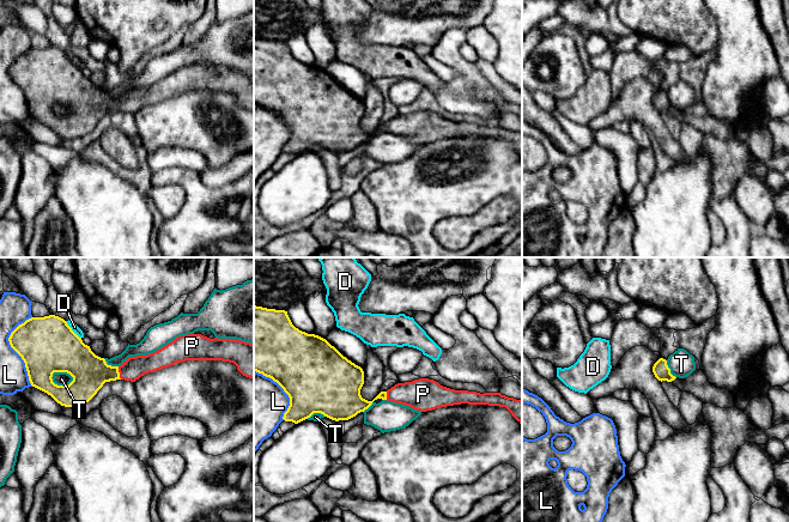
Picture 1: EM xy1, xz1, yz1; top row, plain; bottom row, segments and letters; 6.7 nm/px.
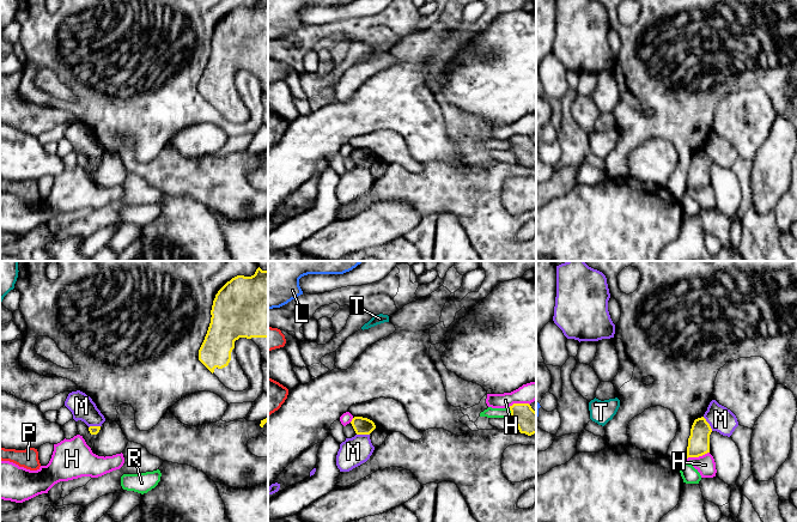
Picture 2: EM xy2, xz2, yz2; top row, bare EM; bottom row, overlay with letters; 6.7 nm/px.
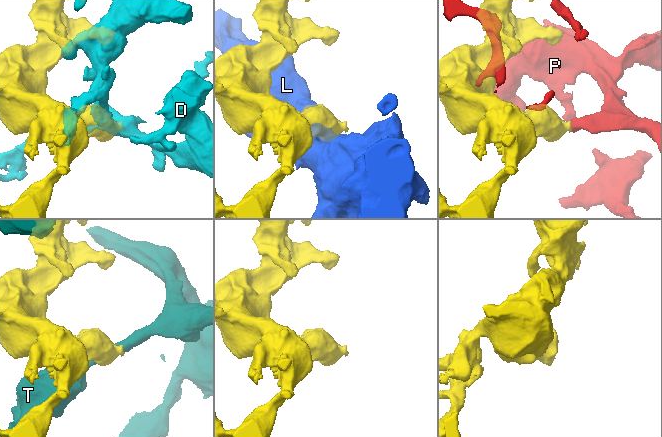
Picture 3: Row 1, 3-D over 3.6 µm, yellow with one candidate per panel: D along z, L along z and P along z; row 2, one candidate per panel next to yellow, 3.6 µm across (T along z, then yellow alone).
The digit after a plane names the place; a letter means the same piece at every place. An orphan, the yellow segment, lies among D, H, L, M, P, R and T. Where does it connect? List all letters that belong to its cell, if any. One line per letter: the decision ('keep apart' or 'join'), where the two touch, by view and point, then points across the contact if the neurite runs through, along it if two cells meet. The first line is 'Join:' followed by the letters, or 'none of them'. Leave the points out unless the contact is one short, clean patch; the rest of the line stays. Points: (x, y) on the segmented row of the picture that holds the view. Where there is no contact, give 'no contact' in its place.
Join: P
D: keep apart | xy1 (71, 329)
H: keep apart | yz2 (698, 456)
L: keep apart | xy1 (13, 348)
M: keep apart | yz2 (709, 424) | along yz2 (703, 417), (712, 430)
P: join | xy1 (119, 372) | across xy1 (89, 371), (119, 372), (128, 371), (133, 368)
R: keep apart | xz2 (511, 412)
T: keep apart | xy1 (61, 386)

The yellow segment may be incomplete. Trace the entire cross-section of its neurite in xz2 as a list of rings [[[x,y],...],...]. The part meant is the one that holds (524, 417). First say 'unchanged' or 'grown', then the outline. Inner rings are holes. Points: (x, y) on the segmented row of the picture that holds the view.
unchanged; [[[513,403],[510,406],[510,419],[512,419],[519,432],[531,436],[536,433],[536,412],[529,403]]]

